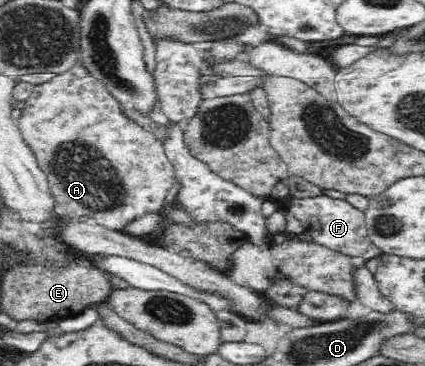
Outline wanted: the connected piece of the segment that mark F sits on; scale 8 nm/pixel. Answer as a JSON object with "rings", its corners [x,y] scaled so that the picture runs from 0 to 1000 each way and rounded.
{"rings":[[[755,533],[744,541],[692,541],[682,546],[678,585],[696,593],[729,639],[734,658],[781,686],[833,702],[842,713],[866,713],[901,694],[871,653],[866,653],[866,617],[859,612],[859,579],[847,579],[795,541]]]}

